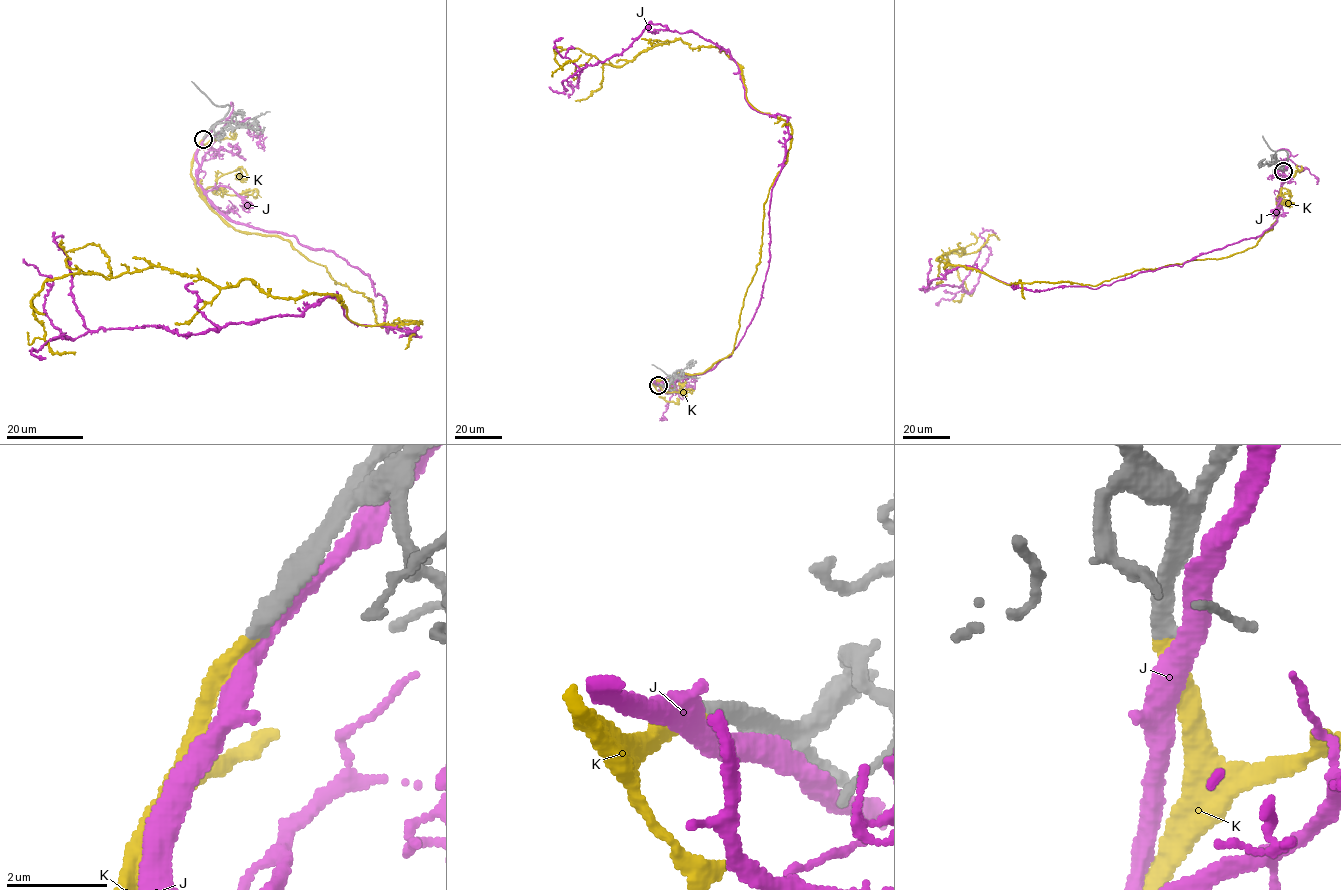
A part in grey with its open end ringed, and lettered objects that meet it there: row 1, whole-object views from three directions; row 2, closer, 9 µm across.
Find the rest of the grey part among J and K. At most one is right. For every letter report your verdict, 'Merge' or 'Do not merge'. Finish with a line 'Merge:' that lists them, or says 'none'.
J: Do not merge
K: Merge
Merge: K

